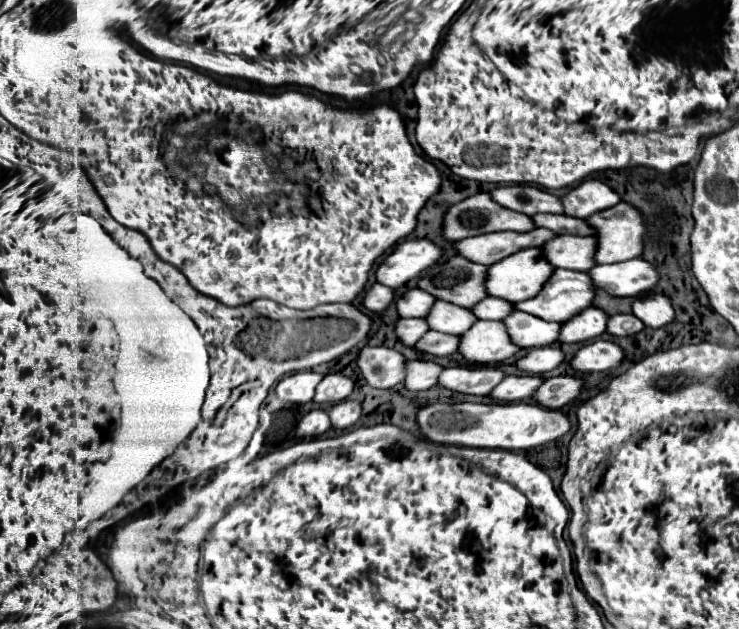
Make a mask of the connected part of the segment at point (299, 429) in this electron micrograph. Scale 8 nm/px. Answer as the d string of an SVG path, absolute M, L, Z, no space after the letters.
M322 408L310 410L306 416L302 416L302 420L296 426L296 436L298 438L314 438L324 434L330 428L330 418Z

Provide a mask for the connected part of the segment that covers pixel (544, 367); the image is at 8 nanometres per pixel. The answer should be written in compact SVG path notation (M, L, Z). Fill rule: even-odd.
M548 346L548 348L534 348L528 356L520 358L516 366L528 374L544 374L548 370L558 368L562 362L566 362L564 350L558 346Z

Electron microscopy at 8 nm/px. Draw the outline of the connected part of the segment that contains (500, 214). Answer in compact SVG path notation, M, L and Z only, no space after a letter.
M478 192L470 198L454 204L452 208L448 208L448 212L444 216L444 236L448 240L464 240L464 238L470 238L470 236L480 236L480 234L500 232L500 230L528 232L528 230L534 230L534 228L536 228L536 224L532 220L532 216L496 204L488 192Z

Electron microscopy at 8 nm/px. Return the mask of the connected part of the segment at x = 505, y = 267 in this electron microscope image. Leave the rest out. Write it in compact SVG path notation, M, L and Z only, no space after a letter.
M528 248L488 268L488 294L514 302L538 296L558 268L544 260L540 248Z

